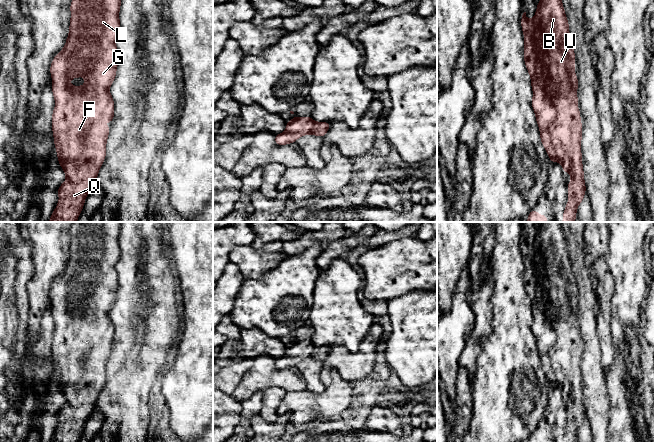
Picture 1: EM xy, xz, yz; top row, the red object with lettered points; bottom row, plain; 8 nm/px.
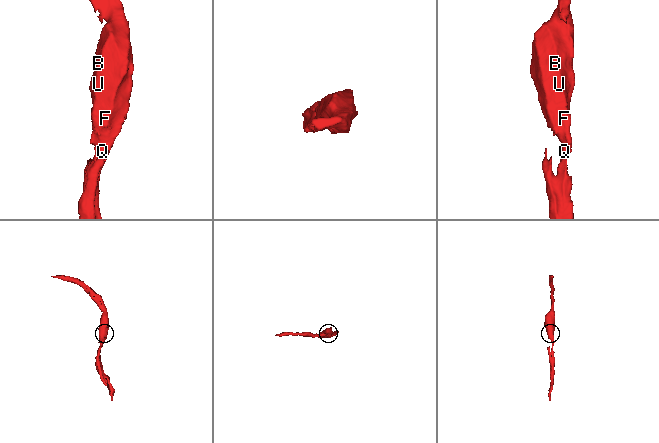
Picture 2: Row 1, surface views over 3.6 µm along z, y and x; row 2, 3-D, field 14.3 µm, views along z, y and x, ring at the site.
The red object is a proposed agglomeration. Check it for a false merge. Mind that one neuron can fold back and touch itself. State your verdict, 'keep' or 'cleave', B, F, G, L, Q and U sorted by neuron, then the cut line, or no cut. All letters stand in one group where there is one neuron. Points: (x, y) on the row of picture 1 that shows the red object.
keep | B F G L Q U | no cut

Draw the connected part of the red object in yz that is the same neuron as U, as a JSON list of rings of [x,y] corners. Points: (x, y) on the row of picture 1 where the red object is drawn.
[[[541,0],[536,2],[538,7],[532,20],[528,20],[526,12],[521,17],[521,26],[524,34],[524,60],[526,68],[531,77],[533,90],[532,107],[535,112],[537,124],[540,129],[541,143],[550,157],[549,162],[559,162],[565,173],[571,174],[571,181],[568,183],[569,200],[563,213],[562,222],[575,222],[577,207],[582,202],[586,186],[581,154],[582,123],[578,104],[577,88],[578,77],[575,76],[575,53],[572,46],[572,39],[569,34],[569,25],[565,16],[562,0]]]

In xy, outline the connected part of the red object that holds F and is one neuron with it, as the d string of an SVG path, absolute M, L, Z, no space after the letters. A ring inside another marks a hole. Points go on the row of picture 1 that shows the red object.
M72 0L69 36L50 66L56 103L52 115L54 146L66 181L57 190L59 202L49 222L77 221L106 157L110 127L97 122L111 123L114 118L114 101L109 88L116 77L118 65L115 40L120 33L120 5L121 0ZM80 76L84 77L86 84L71 86L70 79Z

